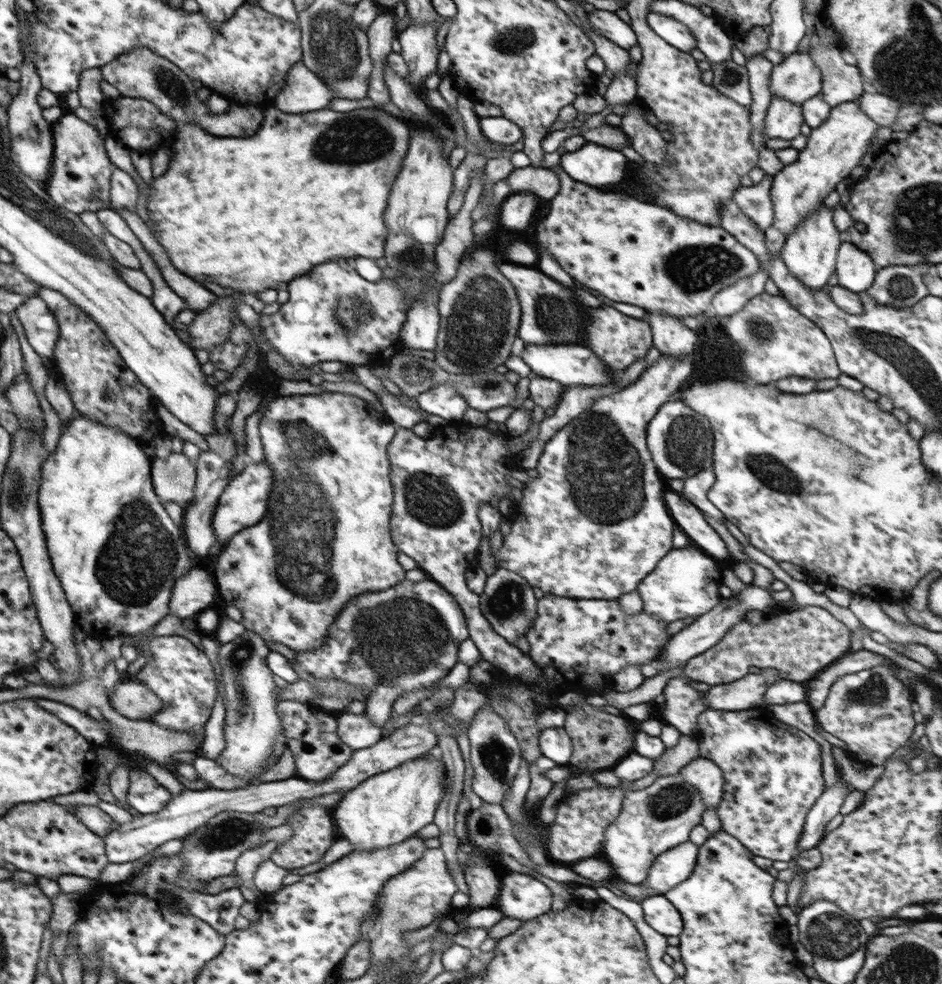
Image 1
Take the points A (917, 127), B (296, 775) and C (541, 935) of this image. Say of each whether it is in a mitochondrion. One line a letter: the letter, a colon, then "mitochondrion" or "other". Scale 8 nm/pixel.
A: other
B: other
C: other

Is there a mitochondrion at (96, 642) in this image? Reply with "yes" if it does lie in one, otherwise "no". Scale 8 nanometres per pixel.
no

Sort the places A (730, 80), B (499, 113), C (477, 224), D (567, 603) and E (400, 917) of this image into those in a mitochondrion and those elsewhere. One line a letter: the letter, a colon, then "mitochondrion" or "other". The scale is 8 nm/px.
A: mitochondrion
B: other
C: other
D: other
E: mitochondrion

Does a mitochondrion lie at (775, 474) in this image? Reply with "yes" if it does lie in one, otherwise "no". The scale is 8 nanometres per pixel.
yes

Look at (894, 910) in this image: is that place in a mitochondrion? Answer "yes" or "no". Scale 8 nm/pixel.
no

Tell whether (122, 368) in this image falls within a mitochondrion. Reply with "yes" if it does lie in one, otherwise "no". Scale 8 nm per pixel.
no

